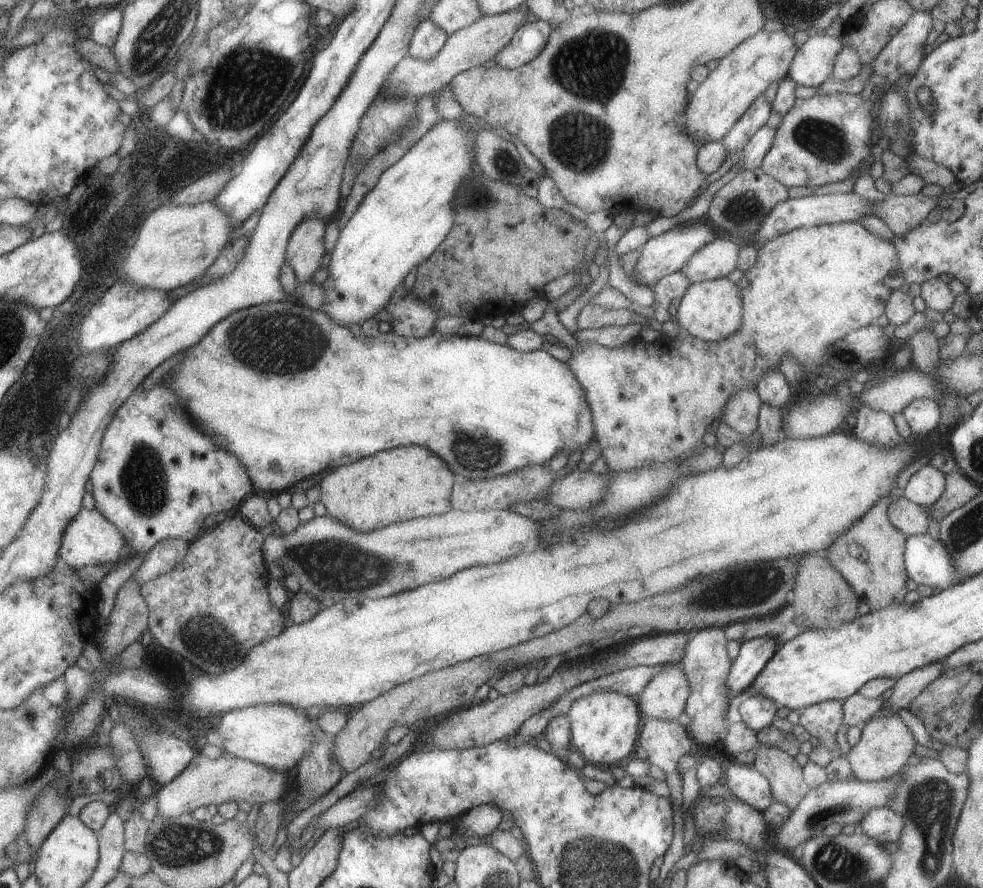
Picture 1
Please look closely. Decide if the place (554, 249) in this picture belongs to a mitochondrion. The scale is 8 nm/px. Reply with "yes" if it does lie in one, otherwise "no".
no

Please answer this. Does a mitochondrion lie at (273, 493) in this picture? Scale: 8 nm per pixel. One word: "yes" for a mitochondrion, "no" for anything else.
no

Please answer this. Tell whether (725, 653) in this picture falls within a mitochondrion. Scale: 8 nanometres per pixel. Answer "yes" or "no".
no

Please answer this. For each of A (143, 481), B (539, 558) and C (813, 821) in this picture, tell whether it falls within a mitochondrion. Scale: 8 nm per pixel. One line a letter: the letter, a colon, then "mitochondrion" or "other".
A: mitochondrion
B: other
C: mitochondrion

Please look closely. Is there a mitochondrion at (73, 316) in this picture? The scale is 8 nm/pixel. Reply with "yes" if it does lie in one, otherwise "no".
no

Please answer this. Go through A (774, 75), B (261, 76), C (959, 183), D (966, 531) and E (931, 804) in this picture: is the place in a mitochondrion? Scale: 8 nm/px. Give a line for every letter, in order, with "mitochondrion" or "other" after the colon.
A: other
B: mitochondrion
C: other
D: mitochondrion
E: mitochondrion

